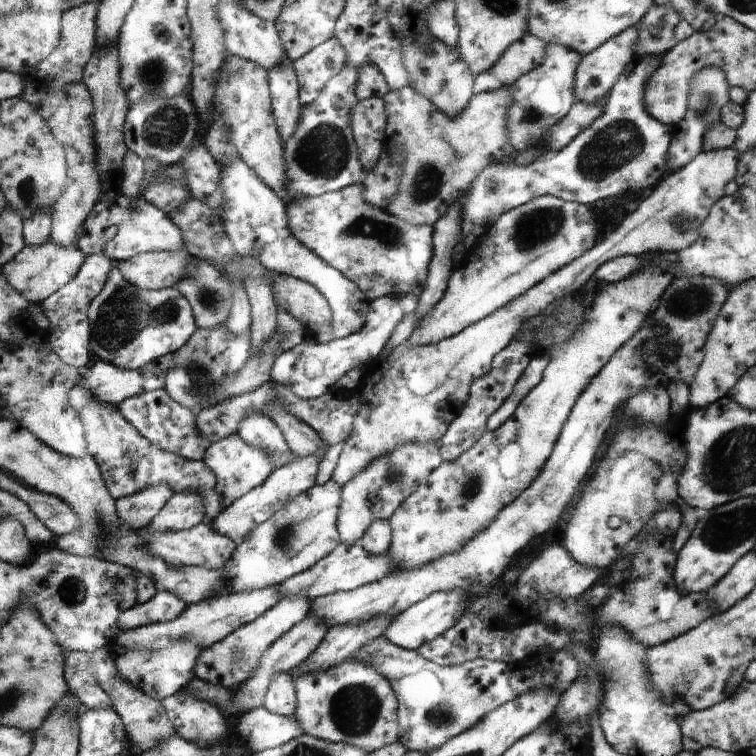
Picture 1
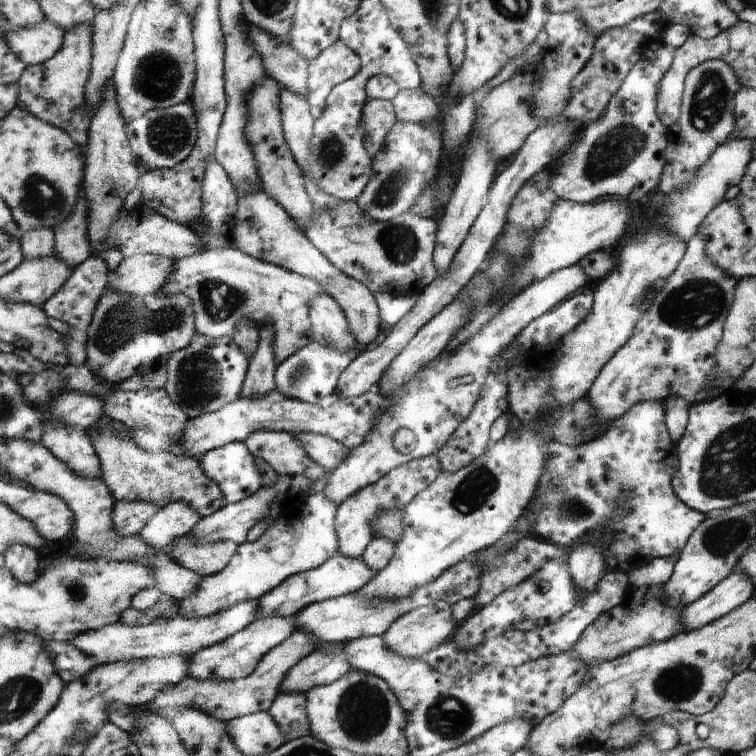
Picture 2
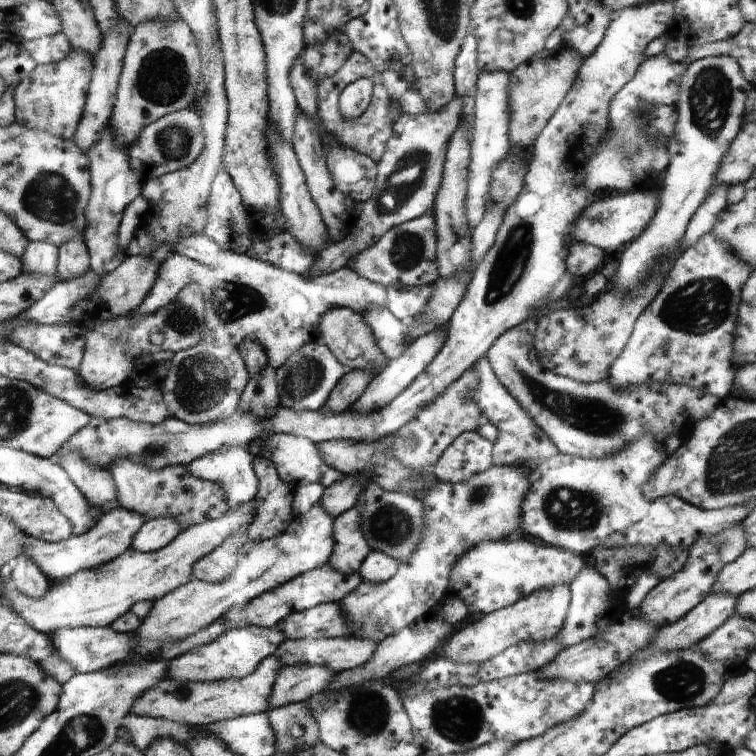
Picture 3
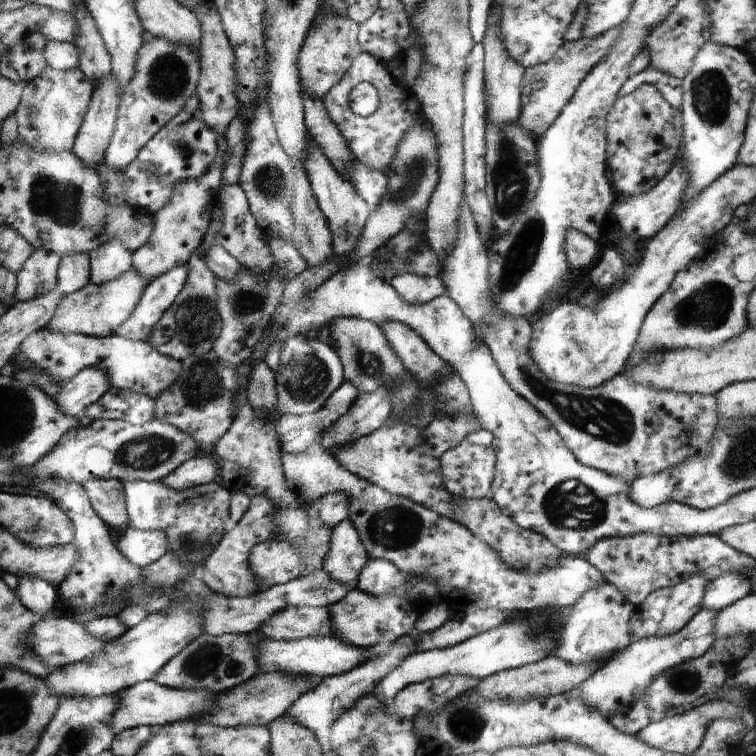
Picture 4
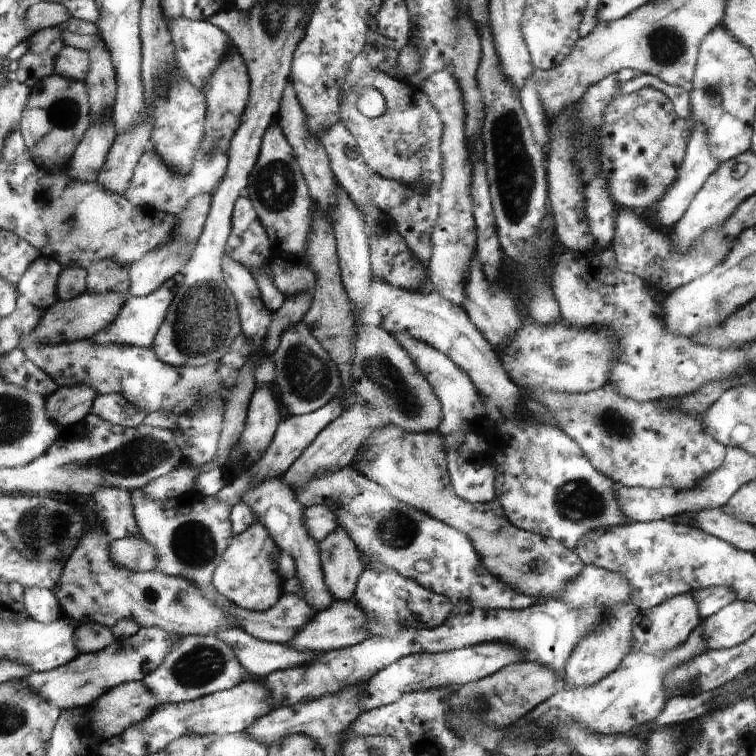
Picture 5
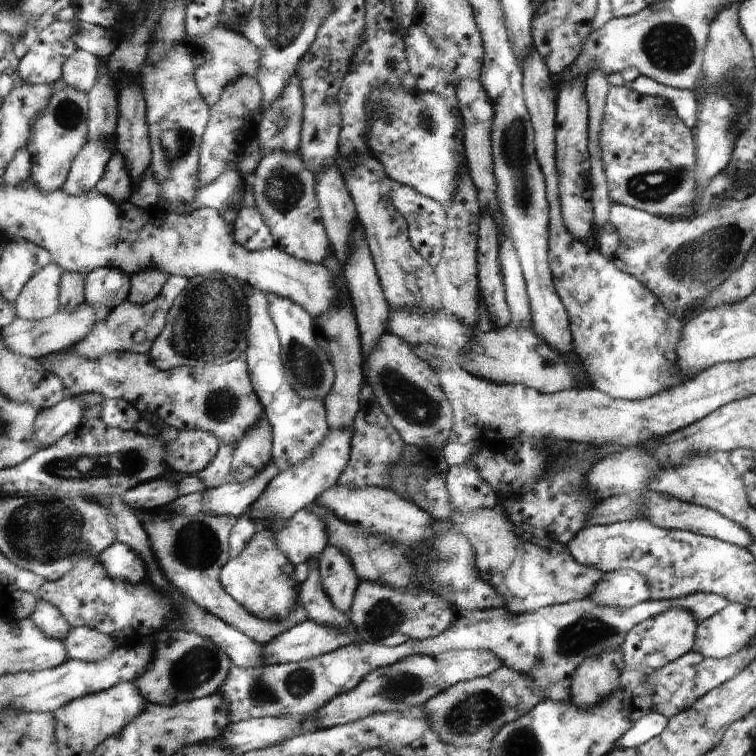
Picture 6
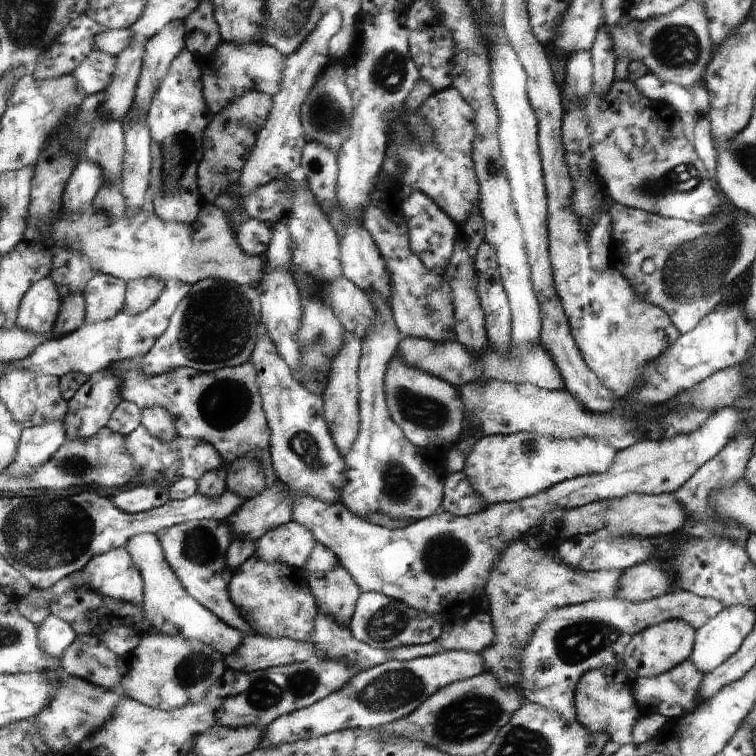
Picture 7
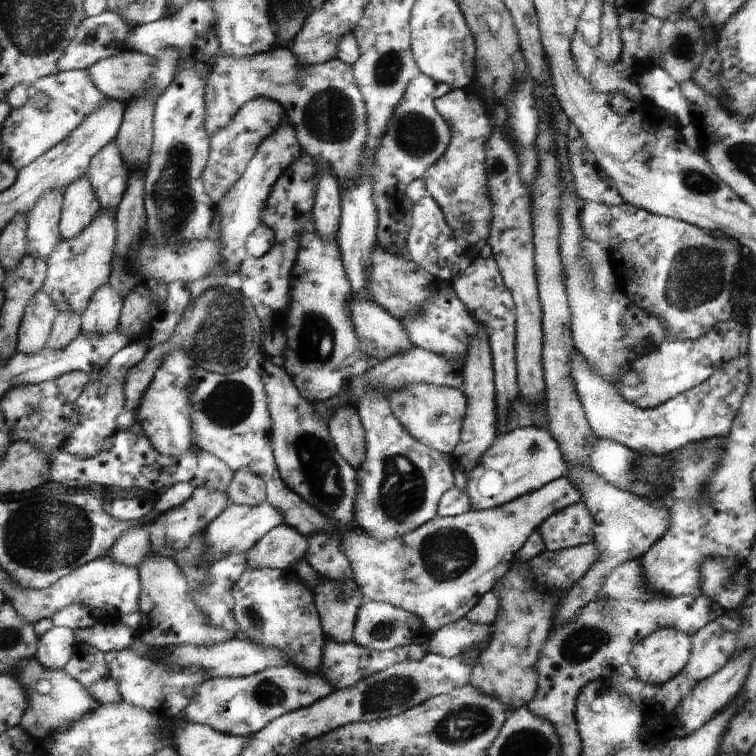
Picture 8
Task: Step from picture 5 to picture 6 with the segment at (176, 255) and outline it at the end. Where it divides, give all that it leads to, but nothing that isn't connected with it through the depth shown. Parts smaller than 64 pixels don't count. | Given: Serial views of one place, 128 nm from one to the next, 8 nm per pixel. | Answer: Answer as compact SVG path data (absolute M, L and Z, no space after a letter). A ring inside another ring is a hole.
M140 270L132 276L132 289L129 291L128 300L137 305L149 303L161 294L162 287L168 282L170 274L164 270Z

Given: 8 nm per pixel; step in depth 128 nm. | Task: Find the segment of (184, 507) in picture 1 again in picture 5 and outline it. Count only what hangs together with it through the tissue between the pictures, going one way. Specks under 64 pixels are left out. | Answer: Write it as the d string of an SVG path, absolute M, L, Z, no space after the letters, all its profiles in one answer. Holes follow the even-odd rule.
M141 536L131 539L113 539L110 544L113 560L123 569L133 572L154 571L158 556L153 544Z

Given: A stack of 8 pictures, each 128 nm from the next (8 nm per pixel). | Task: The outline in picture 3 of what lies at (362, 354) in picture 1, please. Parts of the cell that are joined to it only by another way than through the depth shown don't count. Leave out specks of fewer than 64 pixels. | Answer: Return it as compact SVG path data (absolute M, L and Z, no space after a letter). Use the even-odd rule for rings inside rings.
M431 284L394 285L388 288L387 308L395 317L410 325L413 318L420 315L427 308L432 293L433 286ZM324 342L306 343L302 348L296 349L286 362L275 370L279 404L298 411L322 410L328 402L333 388L341 382L345 373L344 365Z

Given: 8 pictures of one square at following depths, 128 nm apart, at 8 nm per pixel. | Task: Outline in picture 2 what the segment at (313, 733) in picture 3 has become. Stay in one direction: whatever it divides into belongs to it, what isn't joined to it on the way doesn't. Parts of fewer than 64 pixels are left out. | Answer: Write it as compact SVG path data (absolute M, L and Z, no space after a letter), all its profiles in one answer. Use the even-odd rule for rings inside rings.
M280 693L274 699L273 706L267 710L282 729L286 741L312 736L305 709L306 701L302 693Z

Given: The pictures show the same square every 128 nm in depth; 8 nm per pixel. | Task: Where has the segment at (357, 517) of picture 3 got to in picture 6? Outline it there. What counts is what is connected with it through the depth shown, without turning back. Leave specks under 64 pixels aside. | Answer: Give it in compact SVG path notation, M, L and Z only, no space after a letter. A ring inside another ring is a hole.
M328 545L319 555L321 584L332 604L348 614L360 578L351 560L340 550Z

